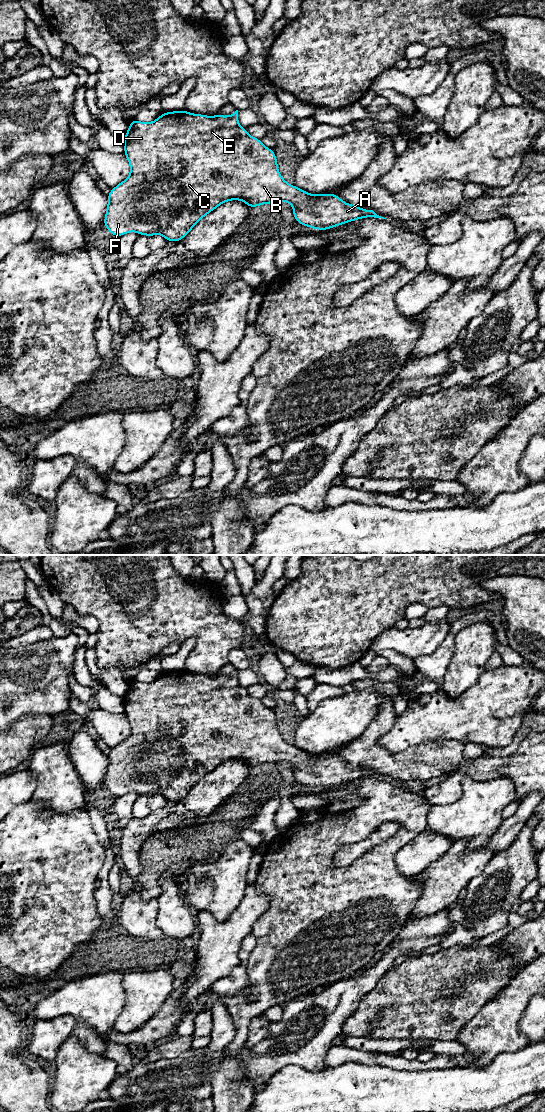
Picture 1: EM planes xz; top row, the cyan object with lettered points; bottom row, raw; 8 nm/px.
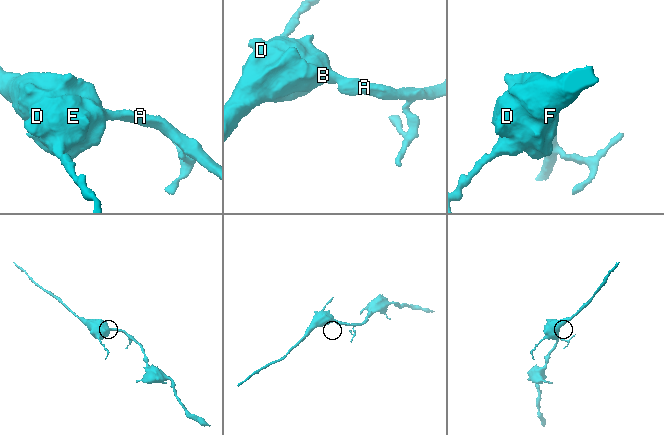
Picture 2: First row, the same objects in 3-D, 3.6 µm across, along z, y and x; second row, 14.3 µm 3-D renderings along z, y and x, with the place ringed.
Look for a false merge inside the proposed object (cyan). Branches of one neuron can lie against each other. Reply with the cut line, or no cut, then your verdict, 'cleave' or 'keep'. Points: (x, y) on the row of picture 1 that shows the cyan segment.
no cut; keep

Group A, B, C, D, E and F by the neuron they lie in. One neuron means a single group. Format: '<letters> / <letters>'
A B C D E F

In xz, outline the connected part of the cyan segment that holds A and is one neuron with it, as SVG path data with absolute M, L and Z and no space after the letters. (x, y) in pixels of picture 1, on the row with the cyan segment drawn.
M181 110L178 112L172 111L172 112L166 112L164 114L161 114L155 121L147 123L147 122L139 122L135 119L132 119L132 122L129 124L129 129L124 137L124 154L126 156L126 158L128 159L129 163L130 163L130 175L129 177L122 181L121 183L119 183L115 188L111 189L110 193L107 195L108 197L108 206L107 206L107 210L106 210L106 214L105 214L105 218L104 218L104 226L109 230L109 232L116 236L117 238L120 237L121 235L127 234L129 232L135 231L137 232L139 235L146 235L146 236L153 236L153 235L157 235L157 234L161 234L167 241L174 241L175 243L177 243L179 240L181 240L182 238L186 237L188 235L188 233L191 231L191 229L208 213L210 213L211 211L213 211L214 209L216 209L220 204L222 204L223 202L227 202L230 200L241 200L243 202L246 203L247 206L249 206L250 208L253 207L257 207L260 206L264 203L270 203L270 204L274 204L275 202L279 202L279 201L284 201L284 202L288 202L290 203L294 209L293 209L293 216L295 218L295 220L297 222L299 222L301 225L303 226L307 226L313 229L317 229L317 230L327 230L330 228L333 228L335 226L338 225L342 225L344 223L347 222L352 222L354 220L360 219L360 218L368 218L368 217L374 217L374 218L382 218L382 219L386 219L384 217L381 217L379 215L377 215L373 210L366 210L363 208L360 208L358 206L354 206L351 204L348 204L346 202L343 202L338 195L336 194L327 194L327 193L323 193L323 194L315 194L315 195L311 195L310 193L296 187L293 185L288 184L280 175L280 172L278 170L278 166L277 166L277 158L275 156L275 152L272 149L269 149L267 147L265 147L260 139L254 138L252 136L250 136L247 132L247 129L242 128L239 125L238 122L238 110L236 110L232 115L230 116L222 116L222 115L215 115L215 116L205 116L205 115L201 115L201 114L191 114L186 110Z

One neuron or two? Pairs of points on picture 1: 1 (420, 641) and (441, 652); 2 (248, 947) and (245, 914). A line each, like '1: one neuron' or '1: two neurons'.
1: two neurons
2: two neurons

